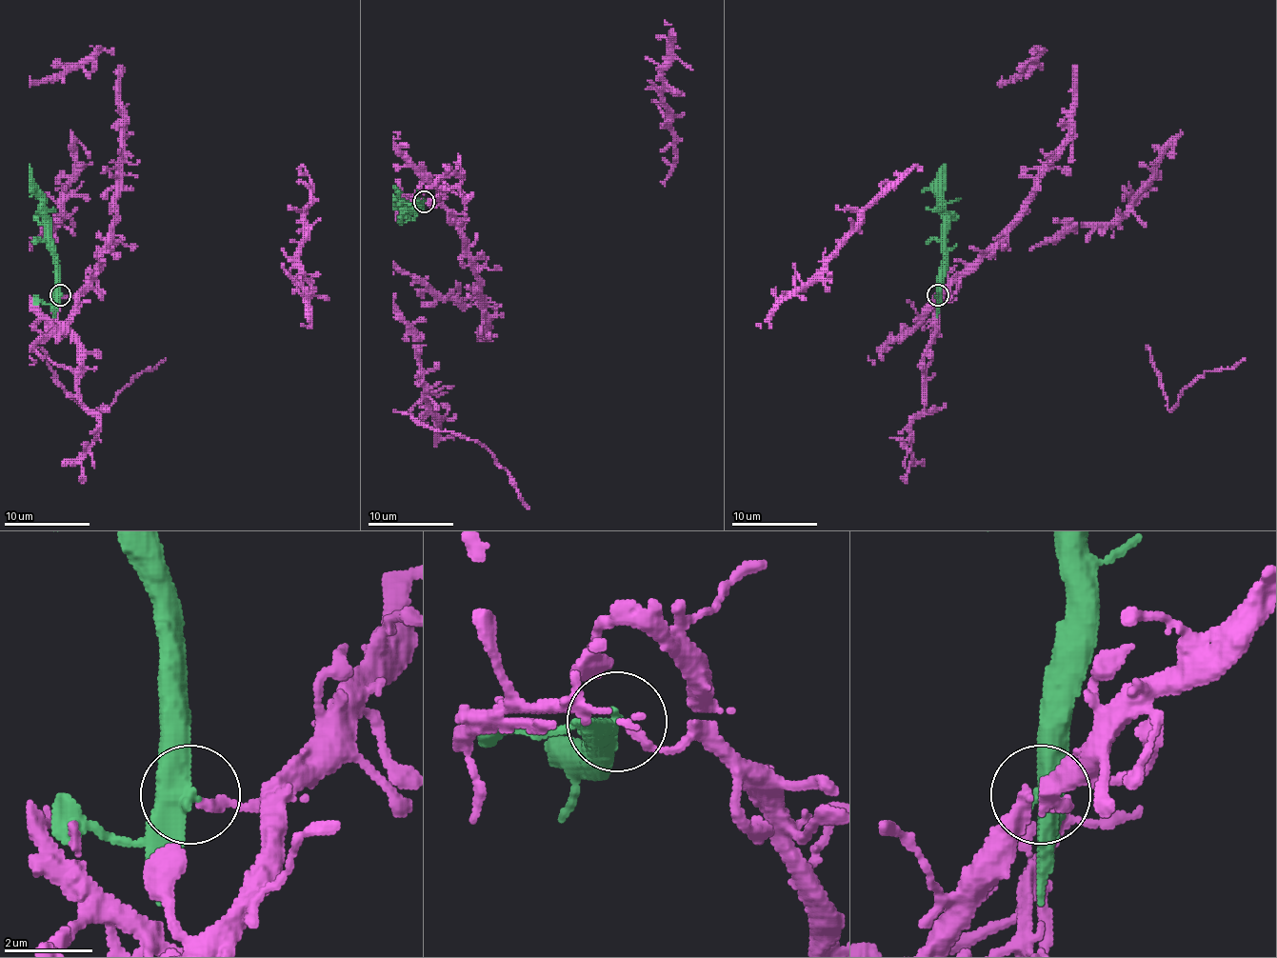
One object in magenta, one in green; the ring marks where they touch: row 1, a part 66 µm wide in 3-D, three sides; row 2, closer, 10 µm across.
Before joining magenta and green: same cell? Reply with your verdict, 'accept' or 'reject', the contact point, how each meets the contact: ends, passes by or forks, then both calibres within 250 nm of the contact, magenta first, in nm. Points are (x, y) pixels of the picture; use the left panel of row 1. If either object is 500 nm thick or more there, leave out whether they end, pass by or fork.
reject; place (60, 295); calibres 220 and 500 nm

